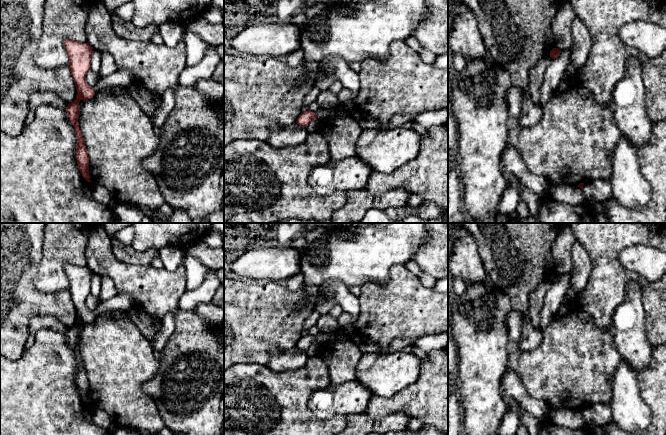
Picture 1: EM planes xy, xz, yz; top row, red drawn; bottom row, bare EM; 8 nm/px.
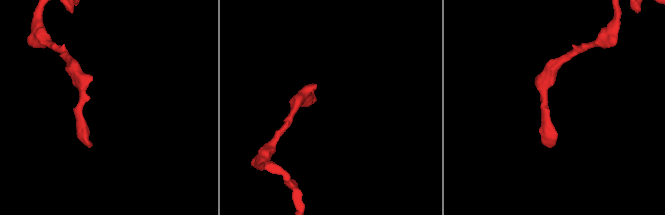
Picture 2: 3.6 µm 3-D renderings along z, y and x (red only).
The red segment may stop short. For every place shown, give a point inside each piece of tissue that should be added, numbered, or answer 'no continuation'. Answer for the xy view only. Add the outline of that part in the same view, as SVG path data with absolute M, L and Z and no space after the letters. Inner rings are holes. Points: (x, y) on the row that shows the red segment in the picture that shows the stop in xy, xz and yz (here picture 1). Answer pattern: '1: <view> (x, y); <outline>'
1: xy (121, 78); M118 69L113 74L100 77L99 81L95 86L93 86L95 94L101 90L111 87L129 87L129 85L134 81L133 72L129 69Z

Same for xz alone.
1: xz (321, 113); M340 103L333 109L321 109L320 108L319 110L317 110L316 114L317 114L317 118L319 120L322 120L322 119L325 119L329 116L333 116L335 114L340 114L340 113L347 113L347 114L351 115L352 111L353 110L350 110L347 106Z

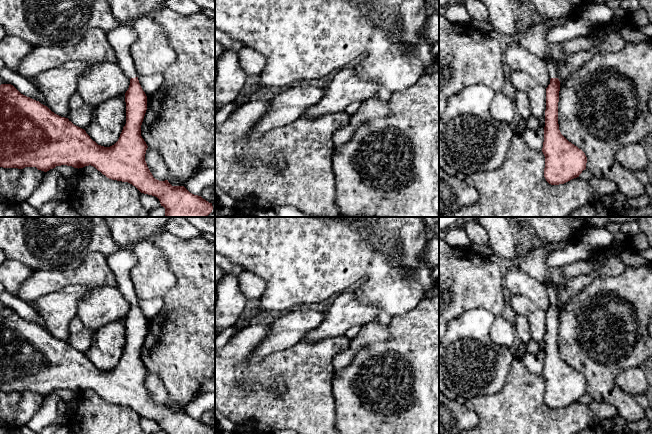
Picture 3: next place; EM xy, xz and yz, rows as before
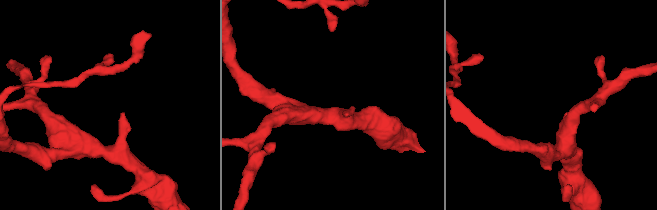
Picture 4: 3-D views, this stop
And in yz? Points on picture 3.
1: yz (552, 66); M547 58L545 61L547 65L547 69L549 72L549 77L551 78L558 78L558 64L557 61L552 58Z

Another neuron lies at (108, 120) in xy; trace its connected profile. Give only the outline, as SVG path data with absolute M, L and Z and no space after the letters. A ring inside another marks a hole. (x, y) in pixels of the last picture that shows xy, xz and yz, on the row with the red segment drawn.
M120 95L98 105L84 130L98 145L110 147L118 141L125 124L126 102Z

